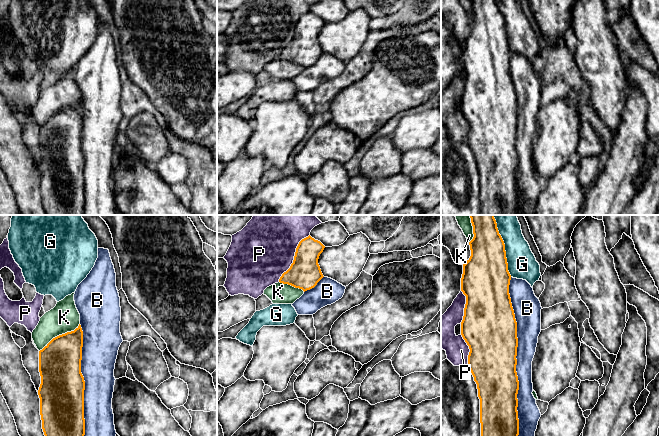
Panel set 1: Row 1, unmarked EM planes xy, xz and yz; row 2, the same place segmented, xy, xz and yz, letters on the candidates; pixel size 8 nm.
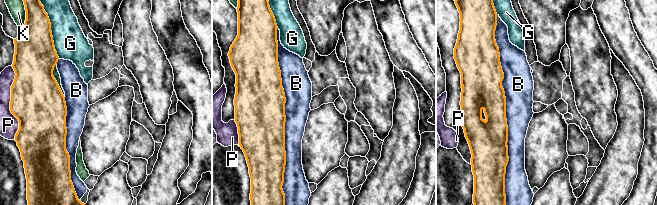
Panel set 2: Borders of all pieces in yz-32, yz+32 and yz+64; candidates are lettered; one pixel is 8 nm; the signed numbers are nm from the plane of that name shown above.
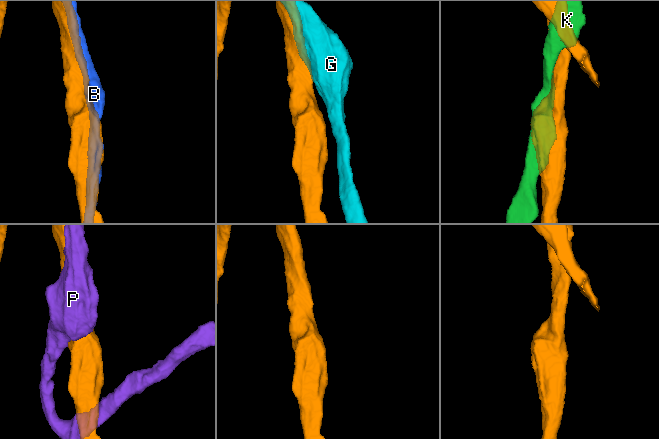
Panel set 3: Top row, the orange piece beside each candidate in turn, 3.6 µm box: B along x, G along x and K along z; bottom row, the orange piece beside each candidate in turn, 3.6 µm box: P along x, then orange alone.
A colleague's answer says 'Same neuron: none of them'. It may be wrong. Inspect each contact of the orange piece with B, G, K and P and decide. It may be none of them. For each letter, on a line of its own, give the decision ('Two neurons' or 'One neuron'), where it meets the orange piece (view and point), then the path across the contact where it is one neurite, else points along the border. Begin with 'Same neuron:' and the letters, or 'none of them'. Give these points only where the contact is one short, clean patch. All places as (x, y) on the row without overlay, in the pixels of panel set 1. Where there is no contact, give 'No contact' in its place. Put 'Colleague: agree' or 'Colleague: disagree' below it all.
Same neuron: none of them
B: Two neurons. Touches orange at yz (515, 134)
G: Two neurons. Touches orange at yz (504, 26)
K: Two neurons. Touches orange at xy (59, 111)
P: Two neurons. Touches orange at xz (294, 33)
Colleague: agree

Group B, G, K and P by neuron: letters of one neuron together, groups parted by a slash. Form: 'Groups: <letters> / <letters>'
Groups: B / G K / P

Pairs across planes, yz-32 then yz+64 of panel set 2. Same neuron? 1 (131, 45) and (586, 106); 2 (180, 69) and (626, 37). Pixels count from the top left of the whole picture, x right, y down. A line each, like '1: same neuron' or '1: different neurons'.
1: same neuron
2: same neuron

